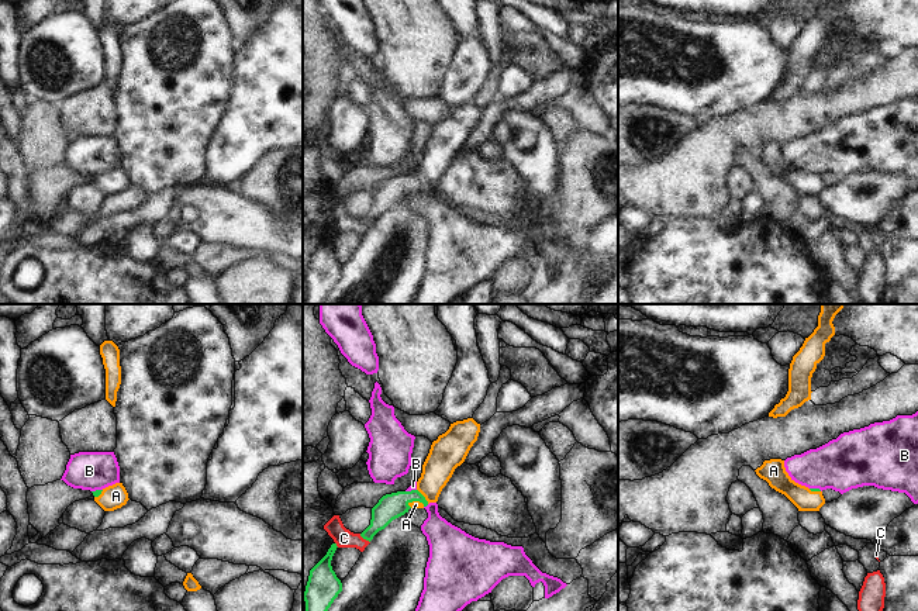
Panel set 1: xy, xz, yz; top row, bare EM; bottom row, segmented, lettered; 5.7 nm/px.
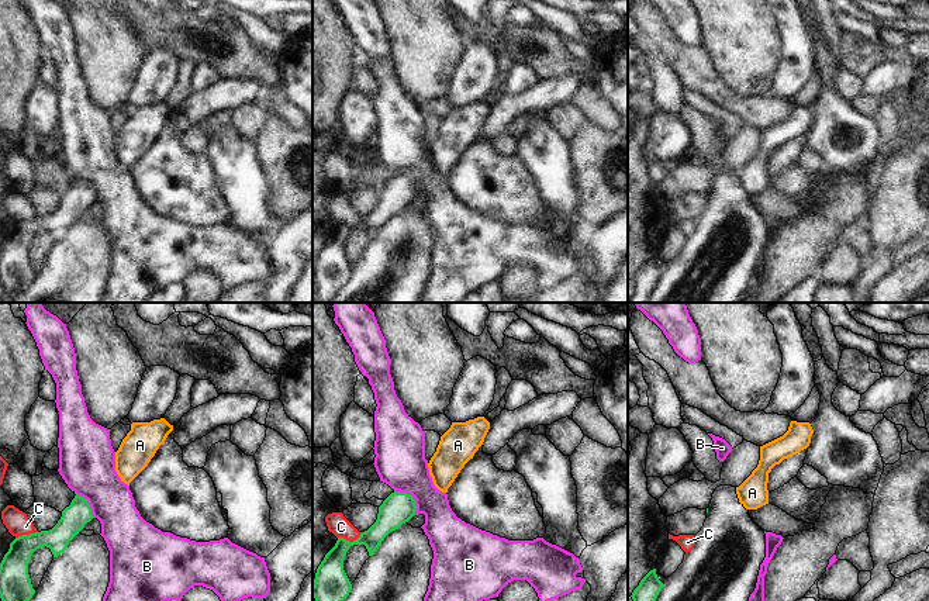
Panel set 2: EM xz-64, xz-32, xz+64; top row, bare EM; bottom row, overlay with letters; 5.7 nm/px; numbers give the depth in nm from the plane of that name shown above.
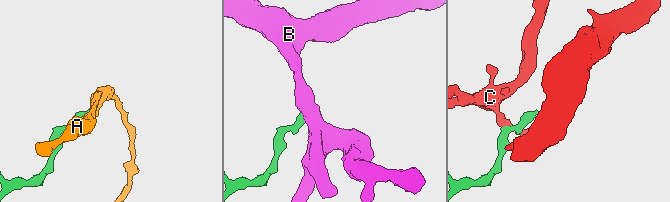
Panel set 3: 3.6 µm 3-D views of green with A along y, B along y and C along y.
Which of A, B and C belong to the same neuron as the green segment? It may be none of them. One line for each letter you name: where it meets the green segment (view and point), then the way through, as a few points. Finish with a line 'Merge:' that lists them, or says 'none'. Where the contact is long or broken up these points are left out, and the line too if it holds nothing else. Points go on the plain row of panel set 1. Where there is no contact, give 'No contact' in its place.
A: Touches green at xz (423, 180). Path across: xz (392, 190), (423, 180), (428, 175), (444, 142)
Merge: A

